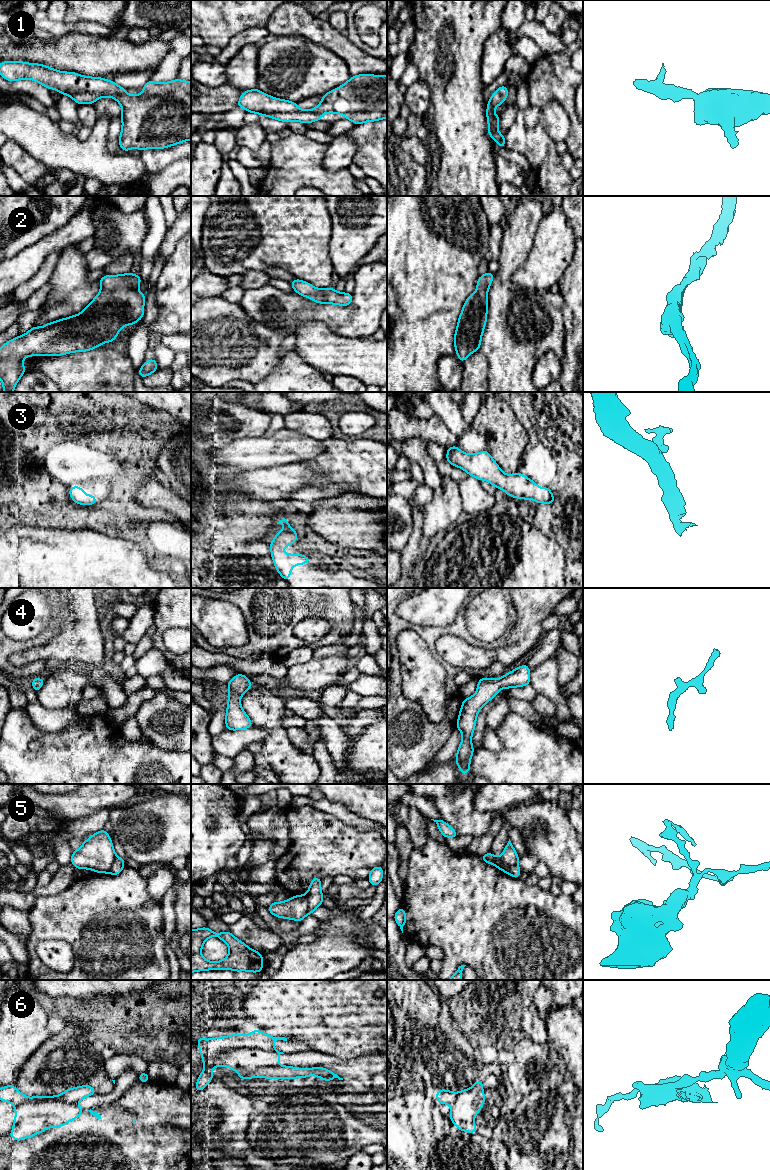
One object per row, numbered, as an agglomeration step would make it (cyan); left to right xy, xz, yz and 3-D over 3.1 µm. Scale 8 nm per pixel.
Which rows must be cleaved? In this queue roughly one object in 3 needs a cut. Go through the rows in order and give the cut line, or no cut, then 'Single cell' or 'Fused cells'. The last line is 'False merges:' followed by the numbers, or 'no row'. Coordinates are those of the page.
1: No split. Single cell
2: No split. Single cell
3: No split. Single cell
4: No split. Single cell
5: Split along yz (500, 857), (505, 866), (517, 866). Fused cells
6: Split along xz (276, 1050), (228, 1047), (222, 1049), (216, 1055). Fused cells
False merges: 5, 6

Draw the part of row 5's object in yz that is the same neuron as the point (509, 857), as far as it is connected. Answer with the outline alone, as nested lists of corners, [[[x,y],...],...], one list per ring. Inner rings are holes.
[[[509,839],[501,855],[502,863],[505,867],[518,866],[519,857]]]

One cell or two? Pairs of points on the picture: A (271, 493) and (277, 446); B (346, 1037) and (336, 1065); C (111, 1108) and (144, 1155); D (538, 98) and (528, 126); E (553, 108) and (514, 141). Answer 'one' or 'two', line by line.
A: two
B: two
C: two
D: two
E: two

